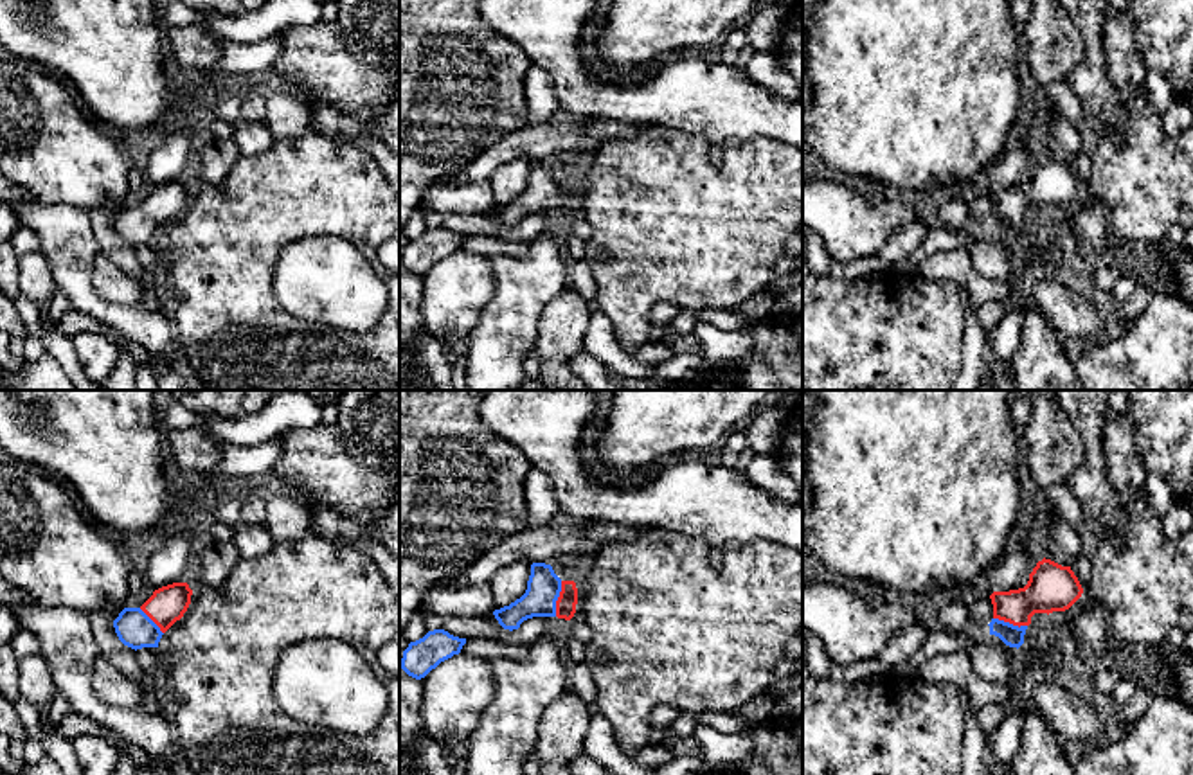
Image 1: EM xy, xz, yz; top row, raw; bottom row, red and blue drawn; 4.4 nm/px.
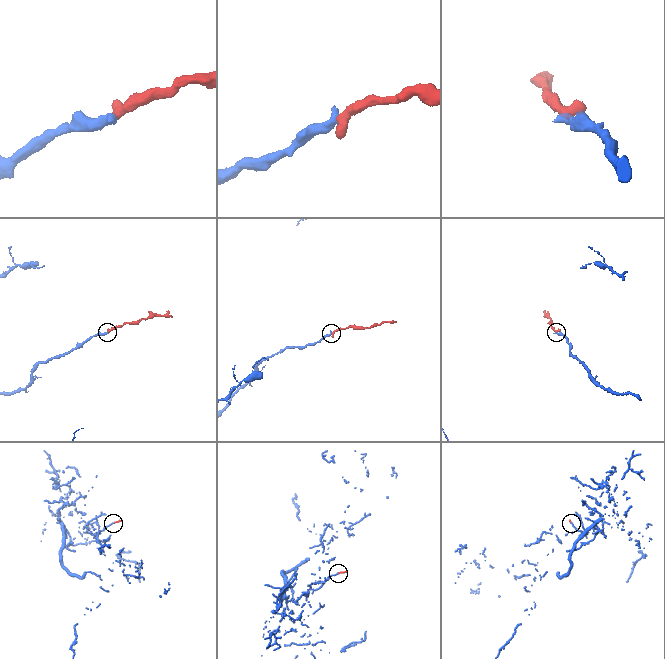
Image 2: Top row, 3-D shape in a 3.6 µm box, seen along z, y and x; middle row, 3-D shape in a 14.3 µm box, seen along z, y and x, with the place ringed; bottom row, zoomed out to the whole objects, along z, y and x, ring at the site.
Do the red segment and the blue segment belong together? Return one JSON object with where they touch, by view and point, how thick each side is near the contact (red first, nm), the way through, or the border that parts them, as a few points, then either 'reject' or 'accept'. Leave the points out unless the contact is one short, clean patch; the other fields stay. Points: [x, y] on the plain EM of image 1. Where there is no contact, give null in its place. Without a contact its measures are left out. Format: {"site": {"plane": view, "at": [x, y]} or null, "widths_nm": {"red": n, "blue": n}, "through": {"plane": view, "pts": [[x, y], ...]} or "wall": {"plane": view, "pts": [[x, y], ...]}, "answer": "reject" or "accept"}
{"site": {"plane": "xz", "at": [558, 196]}, "widths_nm": {"red": 100, "blue": 150}, "through": {"plane": "xz", "pts": [[565, 204], [558, 196], [544, 184]]}, "answer": "accept"}

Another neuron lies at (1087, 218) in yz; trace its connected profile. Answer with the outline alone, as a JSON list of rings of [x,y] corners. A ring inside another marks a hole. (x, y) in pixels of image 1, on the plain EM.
[[[1083,191],[1069,207],[1049,212],[1063,219],[1078,241],[1087,241],[1099,252],[1117,252],[1125,243],[1114,232],[1108,209]]]

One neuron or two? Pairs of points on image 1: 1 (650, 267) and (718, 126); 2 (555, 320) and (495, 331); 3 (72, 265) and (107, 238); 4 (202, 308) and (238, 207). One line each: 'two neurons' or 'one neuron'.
1: two neurons
2: two neurons
3: two neurons
4: one neuron

